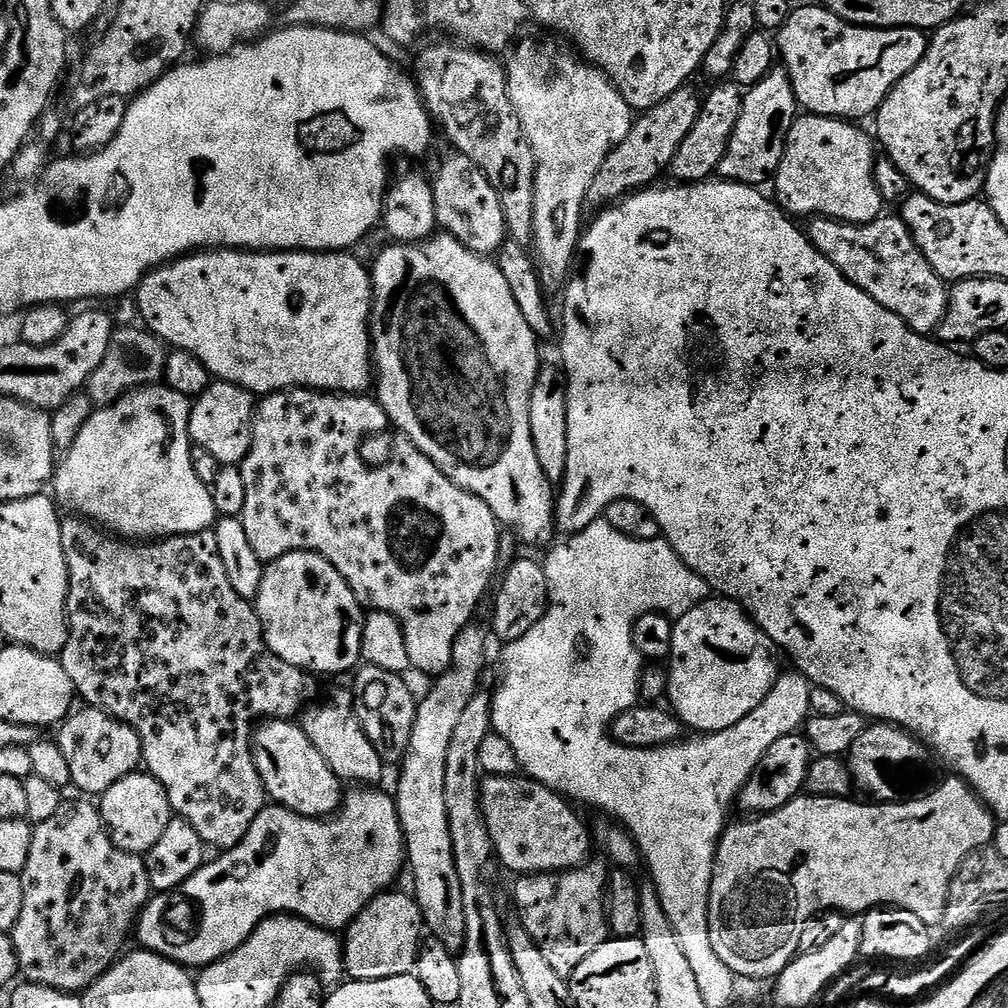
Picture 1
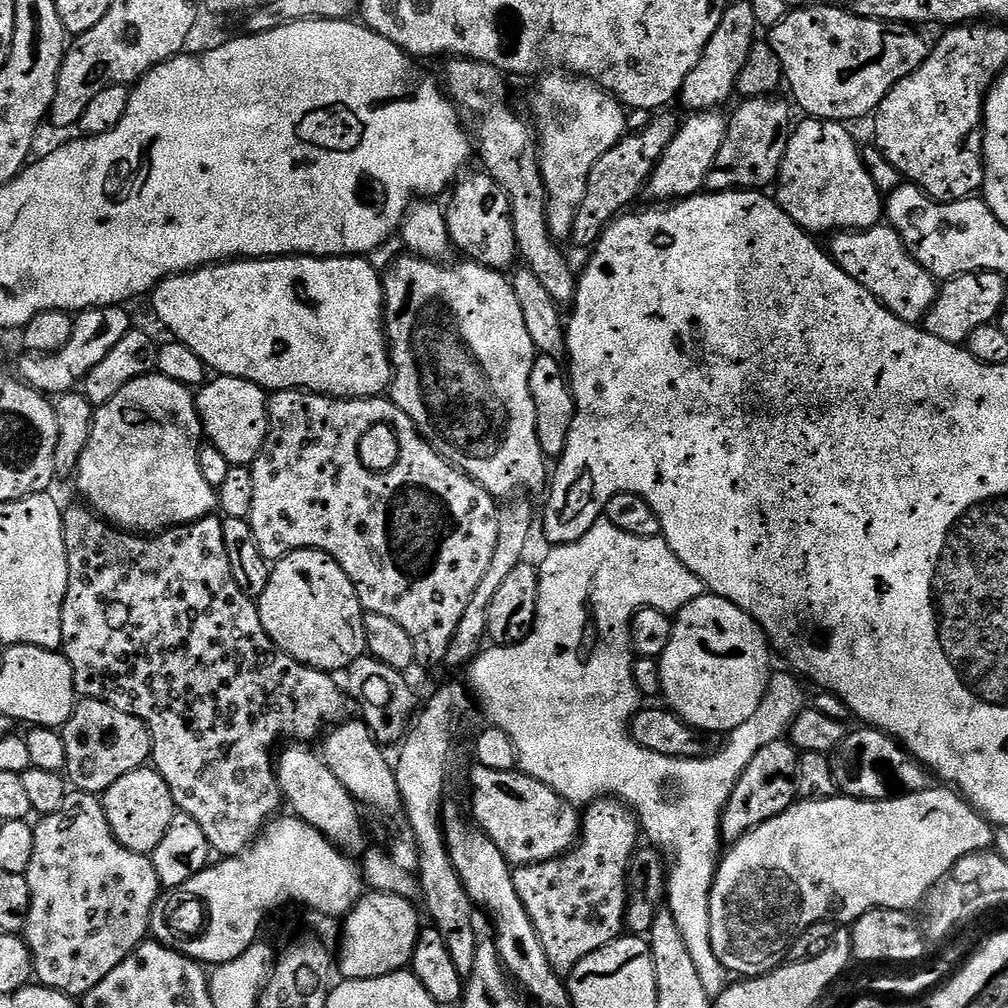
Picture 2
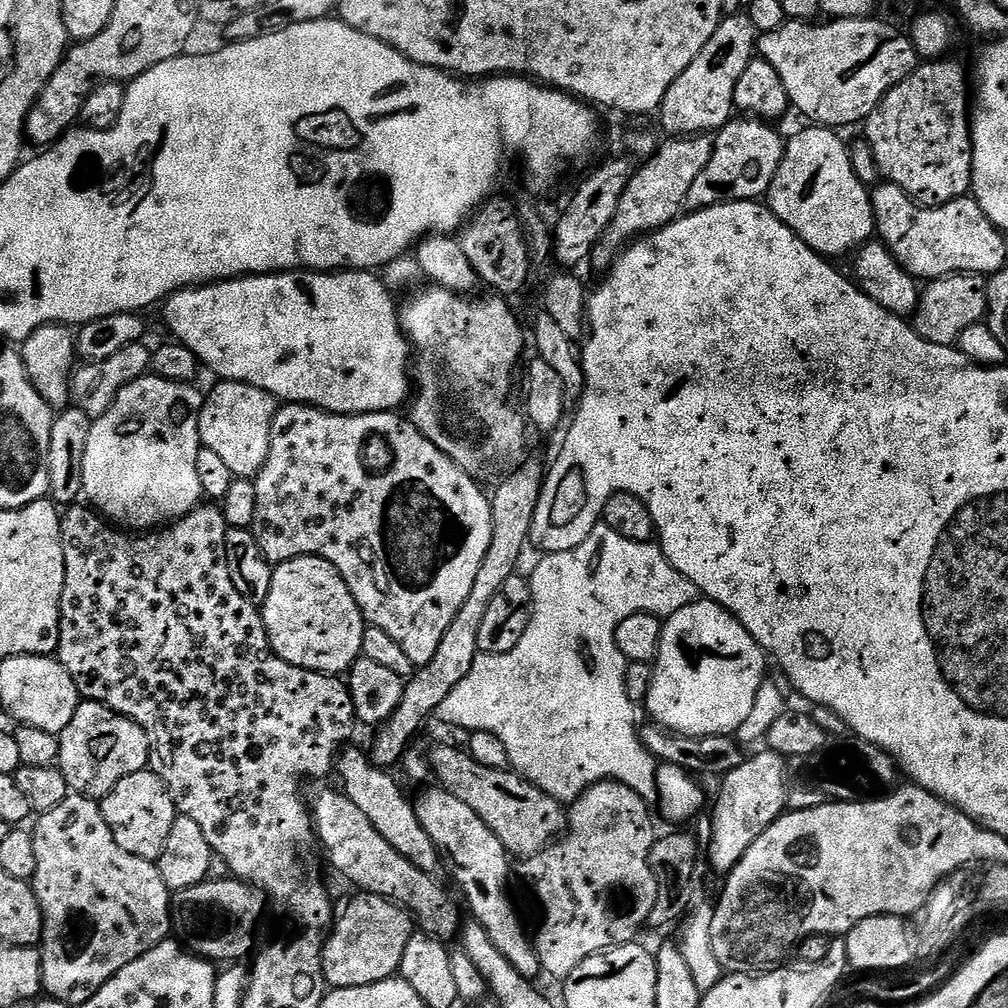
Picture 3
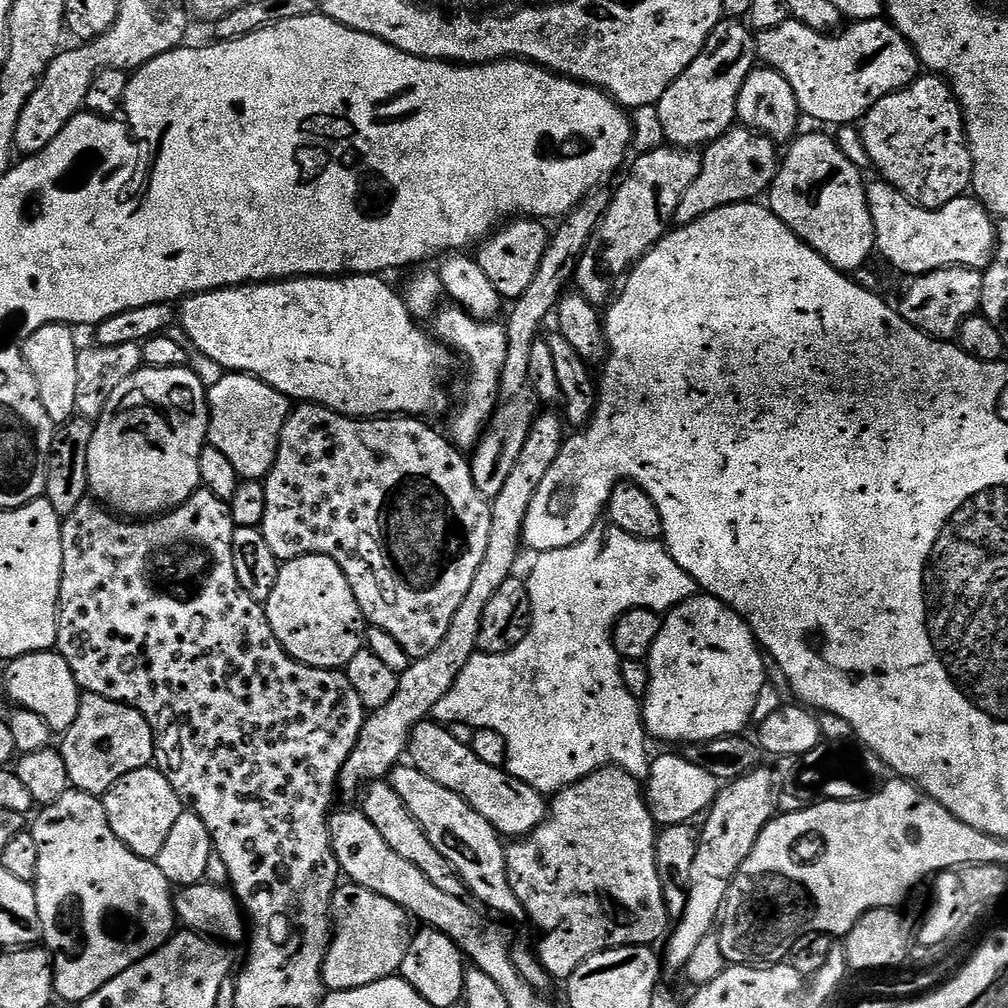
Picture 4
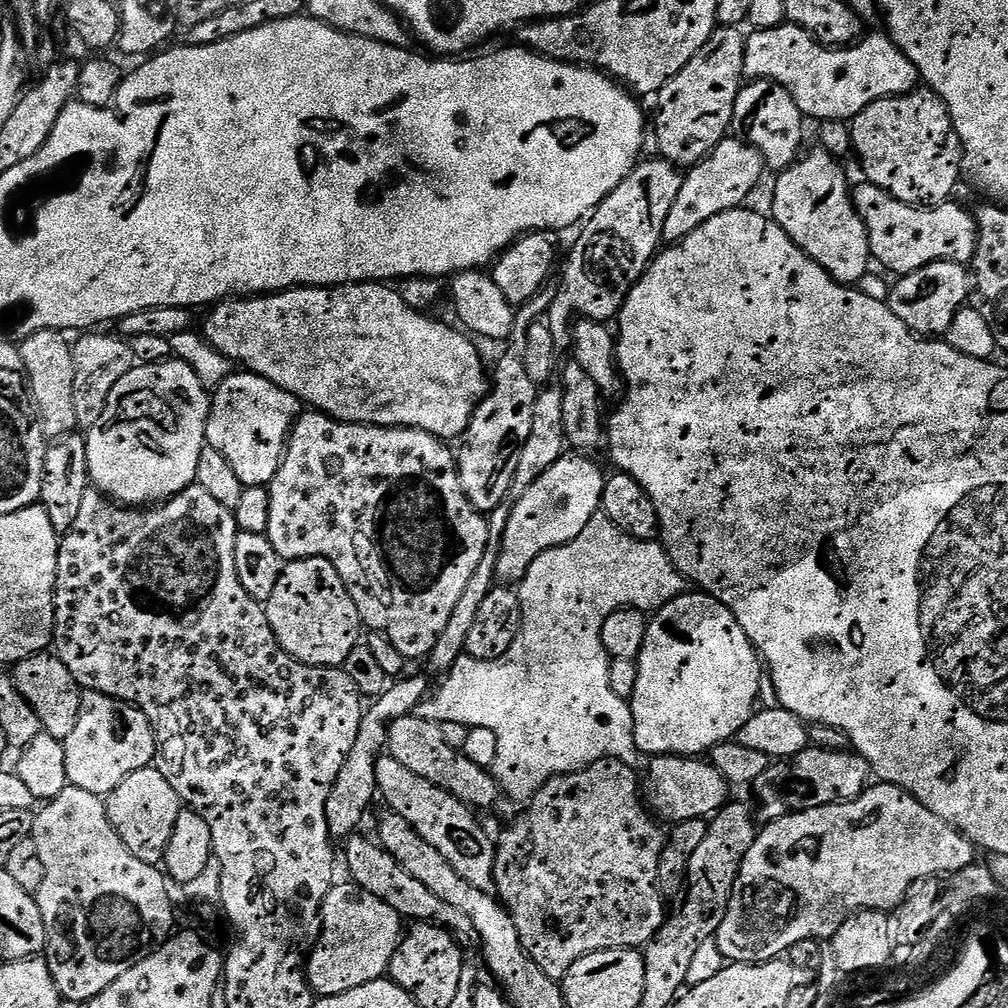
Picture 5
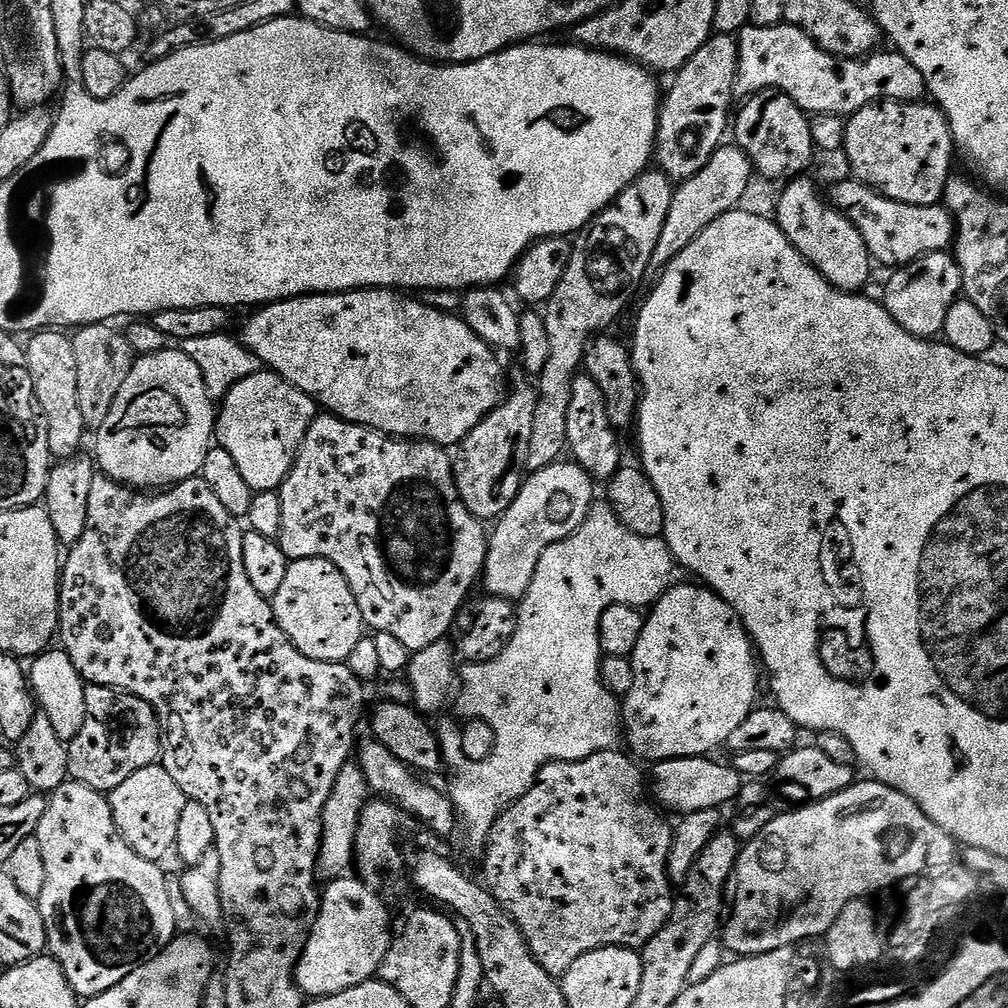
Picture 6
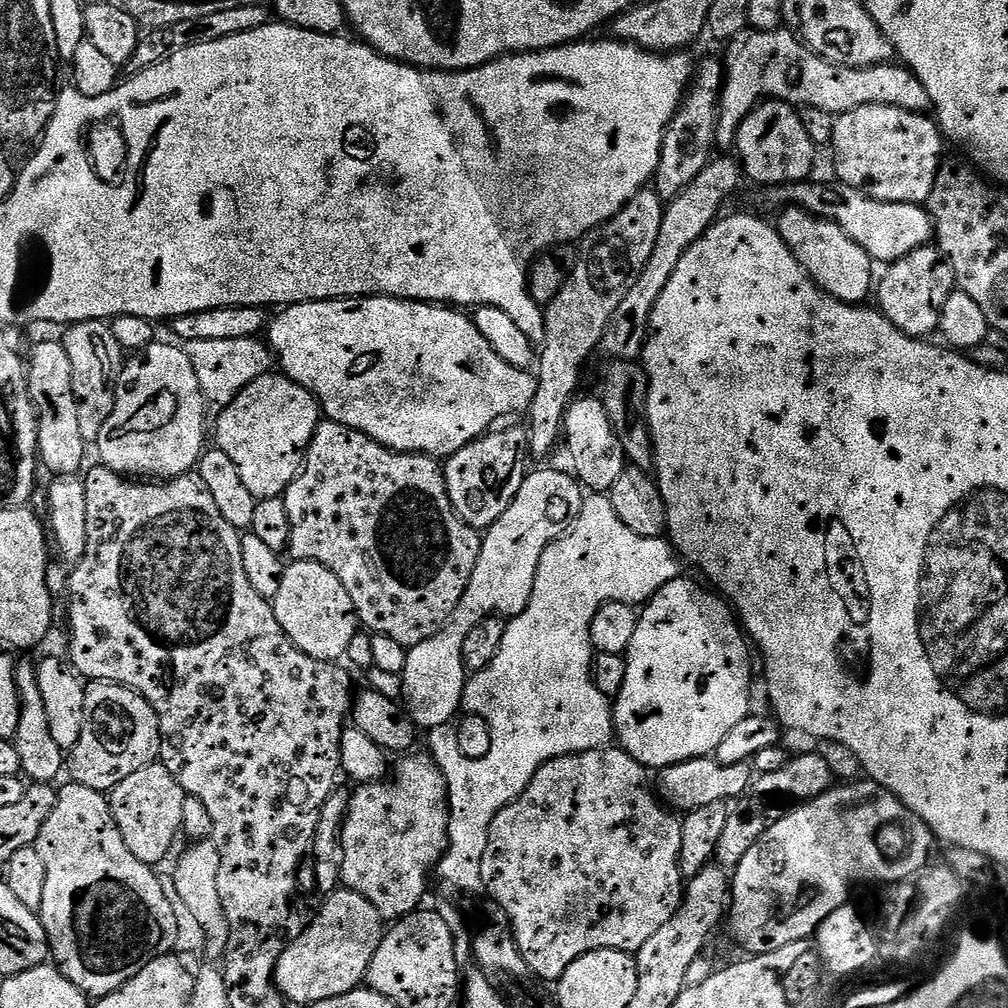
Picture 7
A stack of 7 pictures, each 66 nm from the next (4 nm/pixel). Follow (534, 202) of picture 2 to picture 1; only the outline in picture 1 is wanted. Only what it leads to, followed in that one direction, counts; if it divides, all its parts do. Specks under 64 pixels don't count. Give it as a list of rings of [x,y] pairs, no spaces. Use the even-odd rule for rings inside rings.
[[[460,42],[428,44],[416,60],[414,79],[437,125],[444,127],[451,147],[474,162],[498,190],[508,239],[528,246],[534,234],[534,150],[522,130],[522,122],[510,102],[508,74],[495,55]]]

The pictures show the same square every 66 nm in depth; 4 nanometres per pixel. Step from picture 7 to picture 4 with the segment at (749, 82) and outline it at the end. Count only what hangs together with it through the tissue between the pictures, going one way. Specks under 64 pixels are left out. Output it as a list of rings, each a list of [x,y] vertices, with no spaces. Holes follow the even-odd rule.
[[[790,18],[782,26],[756,36],[757,57],[767,67],[782,74],[786,82],[790,82],[801,113],[807,119],[809,116],[812,120],[821,120],[824,124],[832,124],[831,126],[852,126],[863,121],[864,115],[882,98],[908,87],[922,72],[916,51],[887,19],[861,20],[847,26],[849,28],[845,27],[839,34],[825,34],[810,30],[810,26]]]

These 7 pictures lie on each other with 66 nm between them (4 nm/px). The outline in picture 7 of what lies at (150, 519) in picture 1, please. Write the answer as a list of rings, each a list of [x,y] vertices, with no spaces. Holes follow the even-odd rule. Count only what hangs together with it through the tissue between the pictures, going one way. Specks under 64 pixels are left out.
[[[153,342],[125,359],[116,387],[114,410],[102,426],[102,434],[94,441],[100,451],[99,463],[105,468],[129,478],[171,478],[191,473],[199,465],[205,451],[204,408],[206,401],[198,386],[198,374],[194,374],[192,360],[183,347]]]

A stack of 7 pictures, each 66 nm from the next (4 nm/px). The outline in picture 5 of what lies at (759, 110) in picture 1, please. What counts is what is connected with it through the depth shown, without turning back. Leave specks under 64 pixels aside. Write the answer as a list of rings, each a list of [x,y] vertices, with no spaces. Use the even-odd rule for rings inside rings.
[[[725,138],[702,162],[687,169],[682,190],[678,190],[678,199],[674,202],[669,216],[666,217],[664,239],[668,242],[684,240],[686,234],[694,234],[702,222],[710,222],[723,212],[745,207],[749,203],[748,195],[760,184],[766,173],[766,165],[762,154],[754,150],[743,138]]]

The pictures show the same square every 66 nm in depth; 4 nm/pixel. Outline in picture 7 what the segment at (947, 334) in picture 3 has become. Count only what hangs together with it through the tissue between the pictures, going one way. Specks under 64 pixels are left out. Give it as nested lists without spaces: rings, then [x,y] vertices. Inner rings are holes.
[[[929,246],[914,250],[901,260],[887,265],[883,272],[884,277],[881,280],[879,277],[878,287],[874,292],[874,296],[880,299],[879,311],[906,335],[931,337],[931,332],[935,333],[939,329],[942,306],[946,306],[946,298],[950,298],[950,294],[957,291],[954,270],[941,256],[939,248]]]

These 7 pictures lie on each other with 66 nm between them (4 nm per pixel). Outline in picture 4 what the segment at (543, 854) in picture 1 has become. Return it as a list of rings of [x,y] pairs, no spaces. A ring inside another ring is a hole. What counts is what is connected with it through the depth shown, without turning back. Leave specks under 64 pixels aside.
[[[429,718],[414,726],[408,738],[407,759],[413,768],[417,768],[426,778],[438,782],[438,786],[446,786],[446,790],[454,790],[458,798],[462,798],[494,830],[504,838],[523,838],[528,836],[548,814],[548,804],[538,790],[526,786],[516,780],[504,768],[495,768],[482,762],[478,754],[474,754],[471,743],[459,740],[455,731]]]

